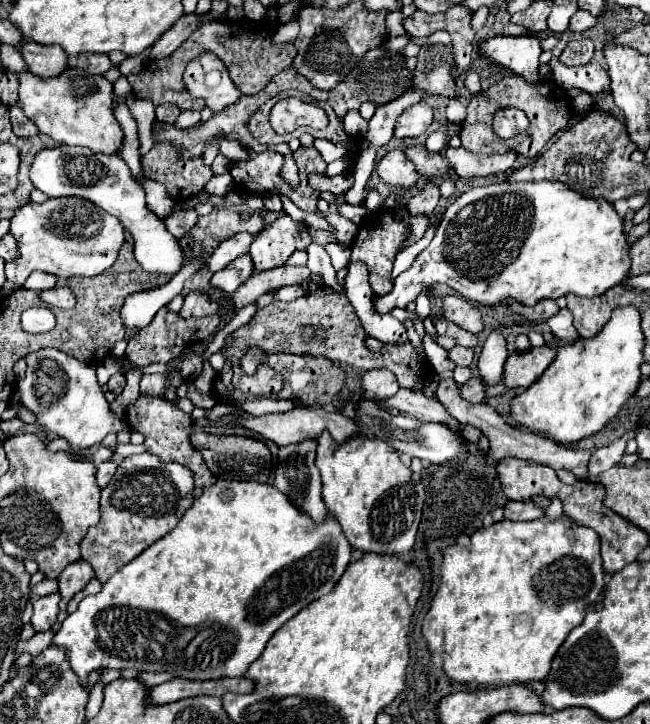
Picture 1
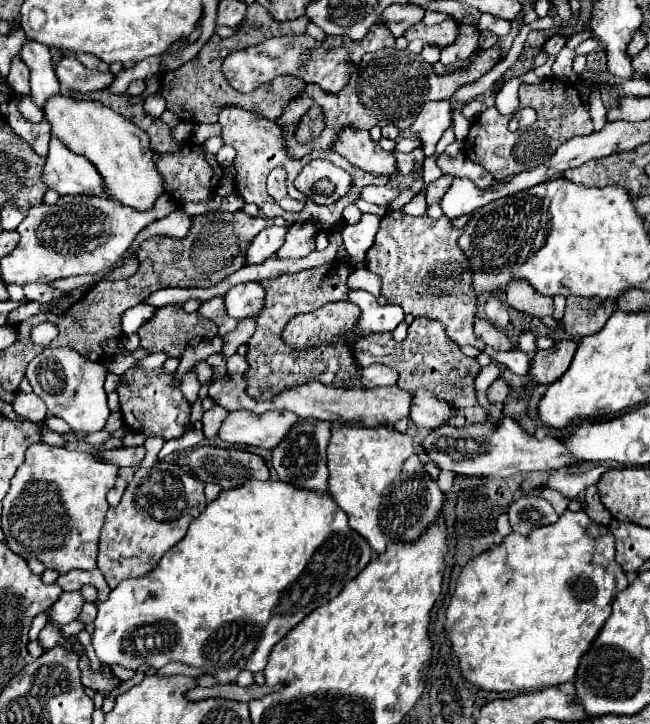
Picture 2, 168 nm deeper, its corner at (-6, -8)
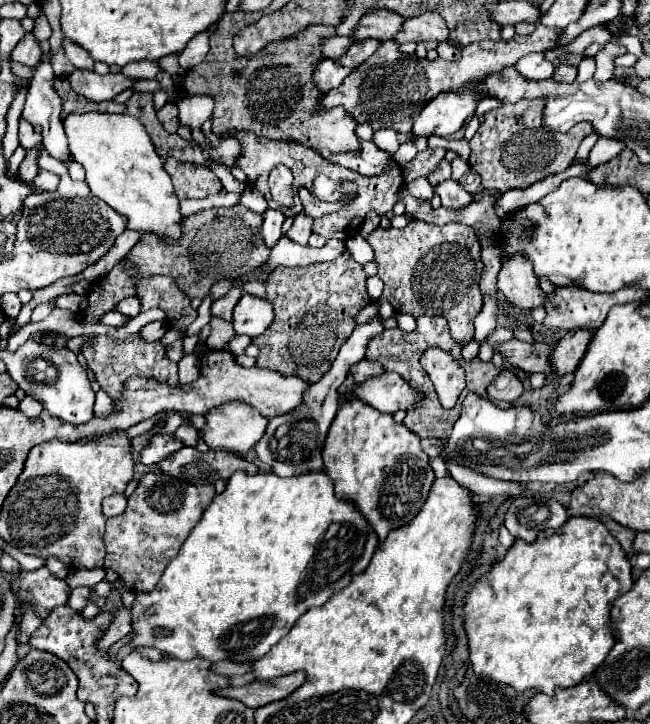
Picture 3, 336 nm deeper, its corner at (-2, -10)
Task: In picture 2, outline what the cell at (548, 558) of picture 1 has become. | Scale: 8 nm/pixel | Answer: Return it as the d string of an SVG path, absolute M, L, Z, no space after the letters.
M567 510L555 524L535 528L529 536L521 536L519 532L509 534L503 544L499 544L493 550L487 550L473 558L459 574L455 594L451 598L451 604L447 608L447 636L451 640L453 652L457 654L461 662L461 674L475 686L483 690L497 690L497 692L531 692L541 690L547 686L559 686L565 682L571 682L577 674L577 664L581 662L581 656L589 652L593 646L595 636L599 636L605 620L611 616L611 604L613 604L613 592L615 596L627 586L627 576L621 570L621 566L615 562L615 536L601 524L593 522L585 512L571 512Z

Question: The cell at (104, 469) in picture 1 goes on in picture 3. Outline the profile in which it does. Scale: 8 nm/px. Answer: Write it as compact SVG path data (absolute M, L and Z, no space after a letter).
M113 494L113 496L109 496L109 498L103 500L103 514L105 514L107 518L121 514L125 508L127 508L127 498L125 498L125 494Z

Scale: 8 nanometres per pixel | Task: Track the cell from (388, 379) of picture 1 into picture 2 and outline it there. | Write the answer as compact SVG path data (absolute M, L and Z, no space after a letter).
M373 364L373 366L361 370L361 384L365 388L393 386L393 384L397 384L397 370L383 366L383 364Z

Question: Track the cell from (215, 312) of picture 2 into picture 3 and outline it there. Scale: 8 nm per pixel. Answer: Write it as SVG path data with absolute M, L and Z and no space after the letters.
M233 288L233 290L229 290L223 298L215 300L215 302L211 304L211 314L213 314L213 316L219 316L219 318L223 318L223 320L227 320L227 322L231 322L233 306L235 306L237 300L241 298L241 294L243 294L241 288Z

